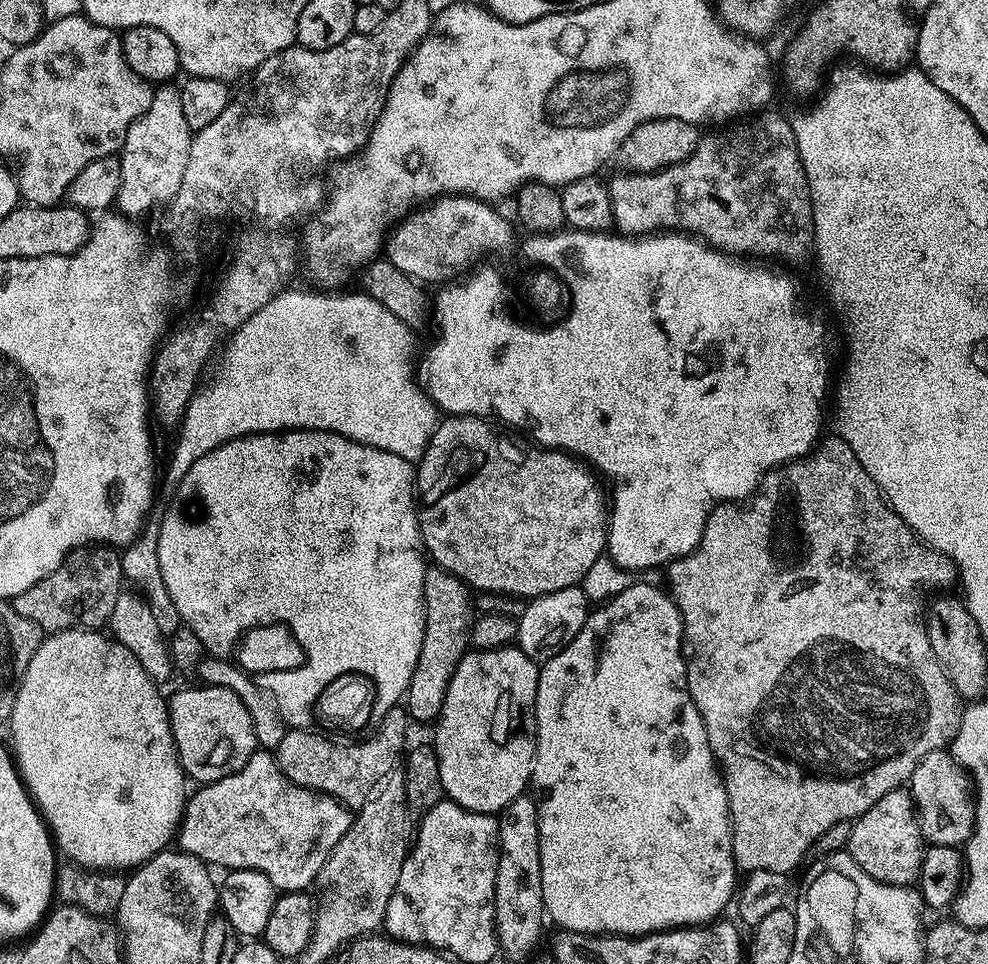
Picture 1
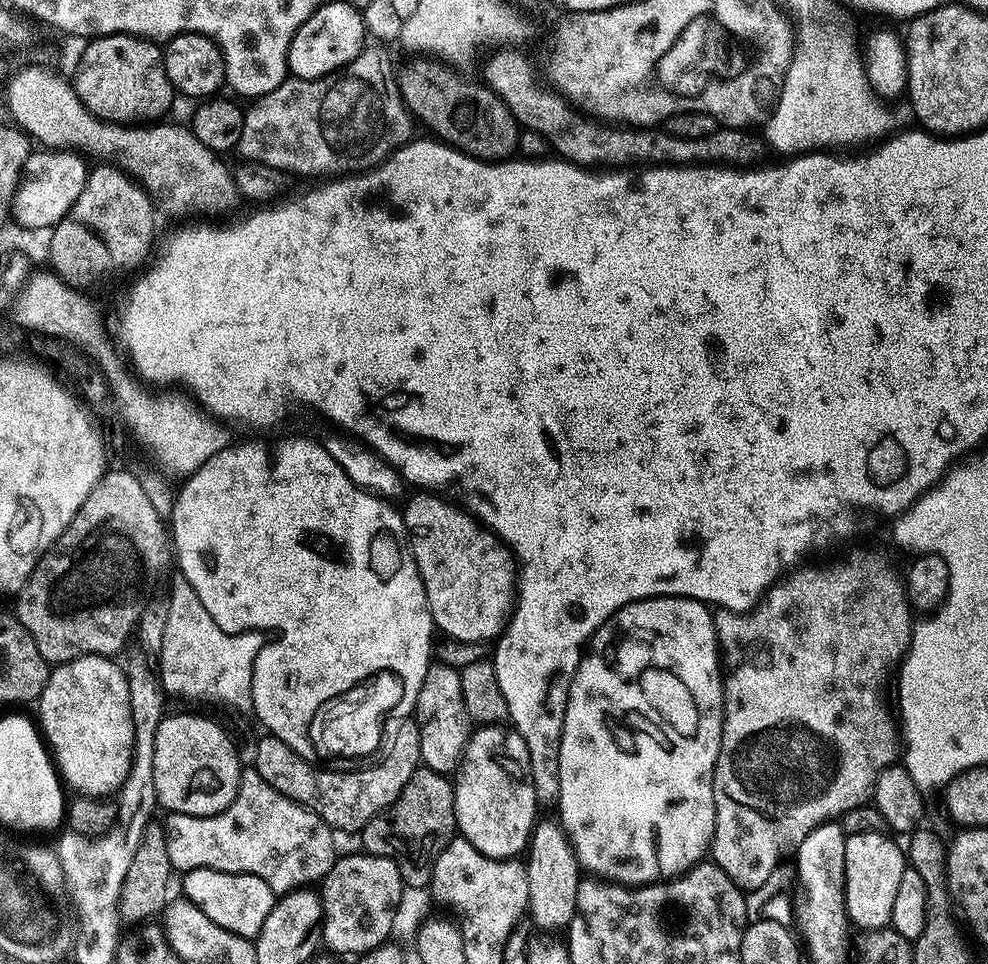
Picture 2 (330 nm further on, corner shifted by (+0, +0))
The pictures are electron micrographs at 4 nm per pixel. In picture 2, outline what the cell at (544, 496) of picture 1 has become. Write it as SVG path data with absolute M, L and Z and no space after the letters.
M420 490L415 493L417 496L409 502L405 508L402 508L402 515L404 518L404 529L408 532L408 546L412 550L412 557L418 566L418 574L424 583L426 590L426 598L428 599L428 609L432 615L432 623L437 629L440 628L445 633L445 637L461 640L462 643L478 643L480 641L492 642L499 637L500 633L504 631L514 607L514 601L518 595L518 561L512 554L511 548L507 544L501 542L496 533L489 530L485 525L481 524L471 511L465 510L463 507L455 508L448 500L443 500L443 495L433 494L428 490Z

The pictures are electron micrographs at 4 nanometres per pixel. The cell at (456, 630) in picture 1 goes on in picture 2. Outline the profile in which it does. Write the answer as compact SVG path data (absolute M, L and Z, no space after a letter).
M439 662L428 665L426 678L422 678L422 684L414 692L414 719L422 738L421 765L435 772L455 773L470 735L470 721L466 702L462 702L462 682L457 669Z

